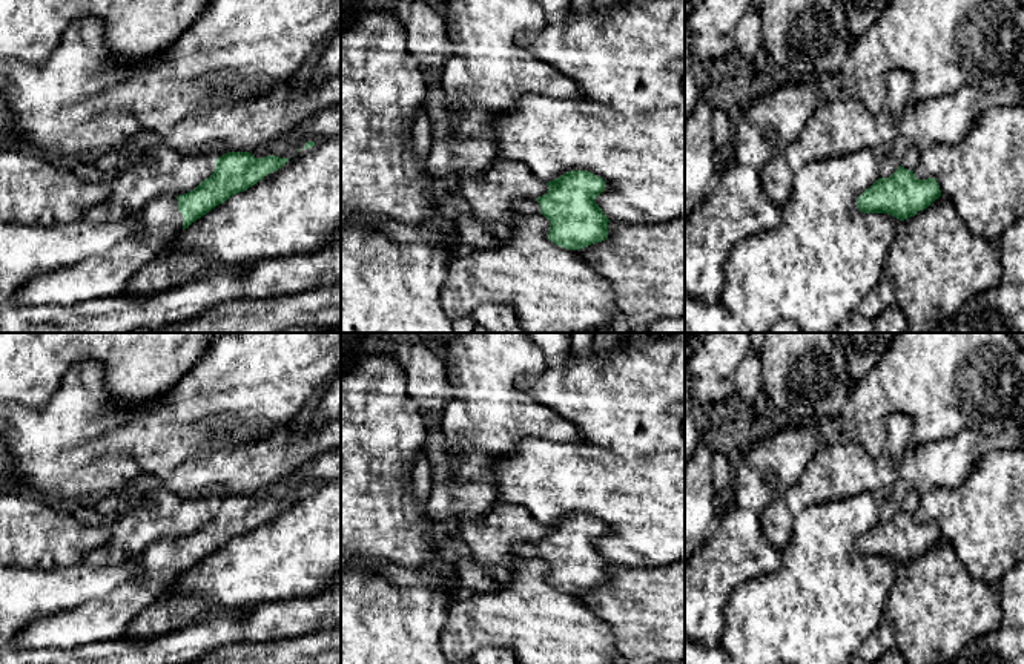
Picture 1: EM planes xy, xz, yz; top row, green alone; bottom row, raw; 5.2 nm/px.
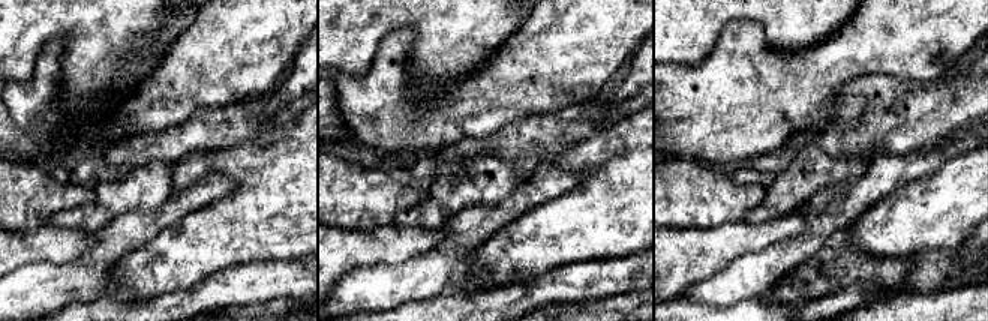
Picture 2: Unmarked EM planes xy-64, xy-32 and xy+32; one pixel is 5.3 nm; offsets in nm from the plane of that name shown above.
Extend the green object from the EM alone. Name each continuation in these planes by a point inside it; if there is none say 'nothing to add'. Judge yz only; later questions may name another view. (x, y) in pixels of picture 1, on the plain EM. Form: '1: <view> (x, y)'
nothing to add

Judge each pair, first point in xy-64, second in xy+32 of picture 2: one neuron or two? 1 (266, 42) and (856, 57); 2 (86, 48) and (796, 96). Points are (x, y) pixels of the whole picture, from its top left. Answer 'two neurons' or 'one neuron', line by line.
1: one neuron
2: two neurons

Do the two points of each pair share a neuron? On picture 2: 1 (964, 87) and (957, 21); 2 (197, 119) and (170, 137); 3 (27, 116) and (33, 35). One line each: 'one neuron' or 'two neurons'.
1: two neurons
2: one neuron
3: two neurons

